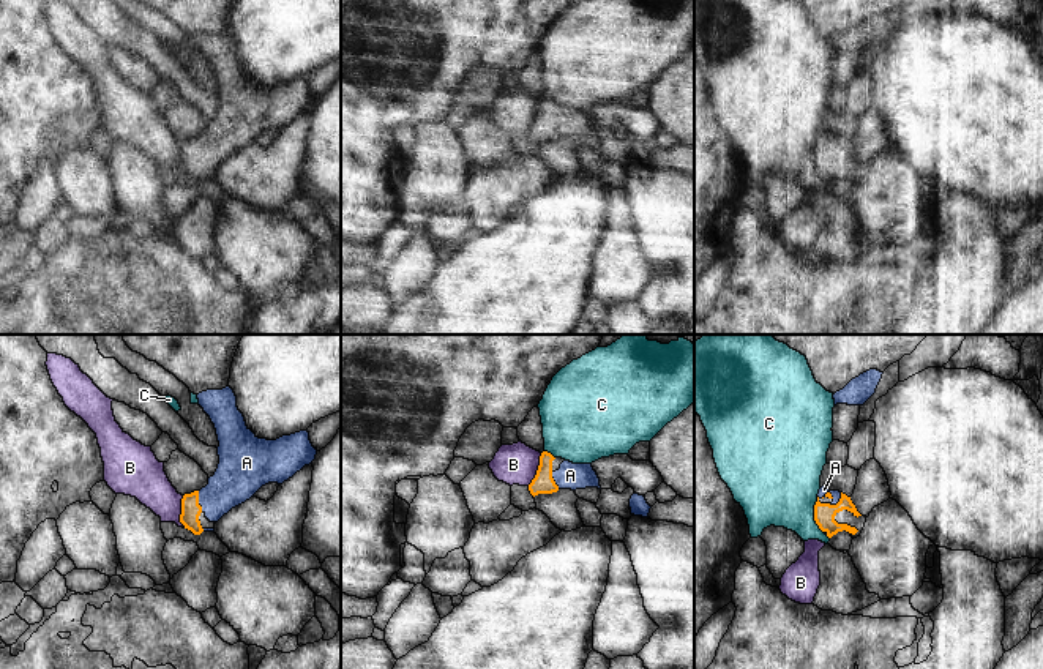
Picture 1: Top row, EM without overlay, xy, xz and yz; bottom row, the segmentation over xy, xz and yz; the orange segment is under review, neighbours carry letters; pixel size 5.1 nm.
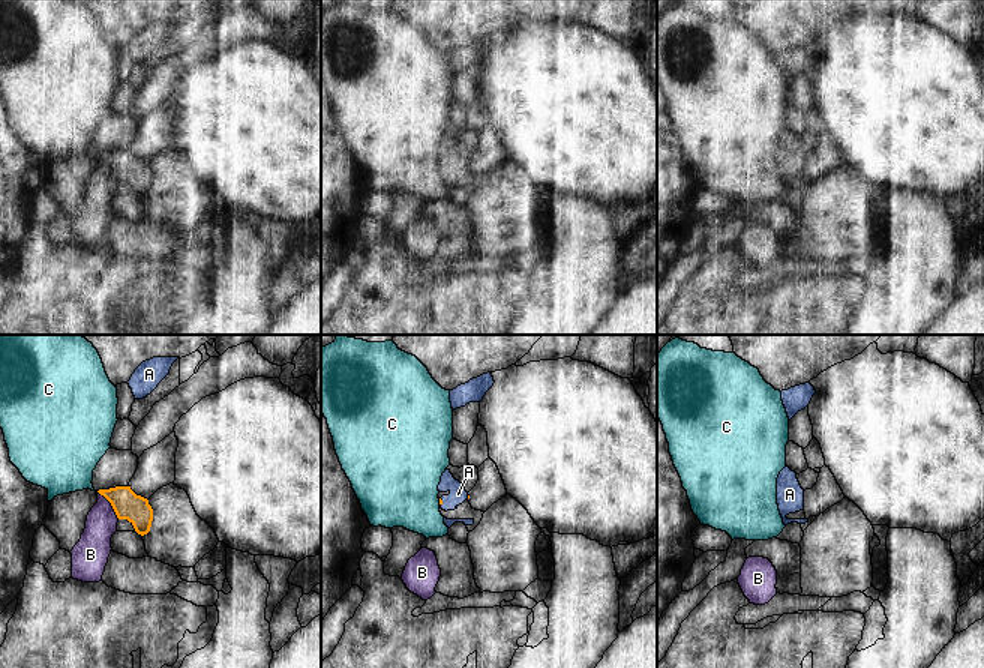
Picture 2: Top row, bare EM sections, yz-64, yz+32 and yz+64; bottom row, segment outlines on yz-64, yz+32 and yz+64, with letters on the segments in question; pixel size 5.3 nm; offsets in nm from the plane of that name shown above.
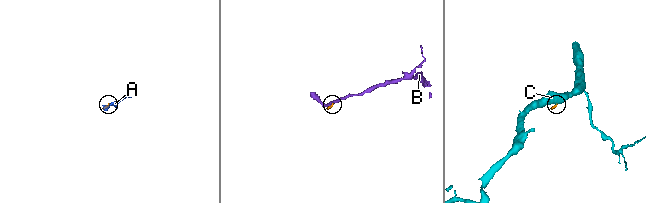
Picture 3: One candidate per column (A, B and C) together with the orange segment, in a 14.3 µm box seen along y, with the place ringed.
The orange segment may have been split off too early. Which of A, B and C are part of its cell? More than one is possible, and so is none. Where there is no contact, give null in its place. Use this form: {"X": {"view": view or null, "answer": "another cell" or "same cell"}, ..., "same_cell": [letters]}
{"A": {"view": "xy", "answer": "same cell"}, "B": {"view": "xy", "answer": "another cell"}, "C": {"view": "yz", "answer": "another cell"}, "same_cell": ["A"]}

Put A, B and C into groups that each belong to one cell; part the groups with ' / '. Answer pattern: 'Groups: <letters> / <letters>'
Groups: A / B / C

